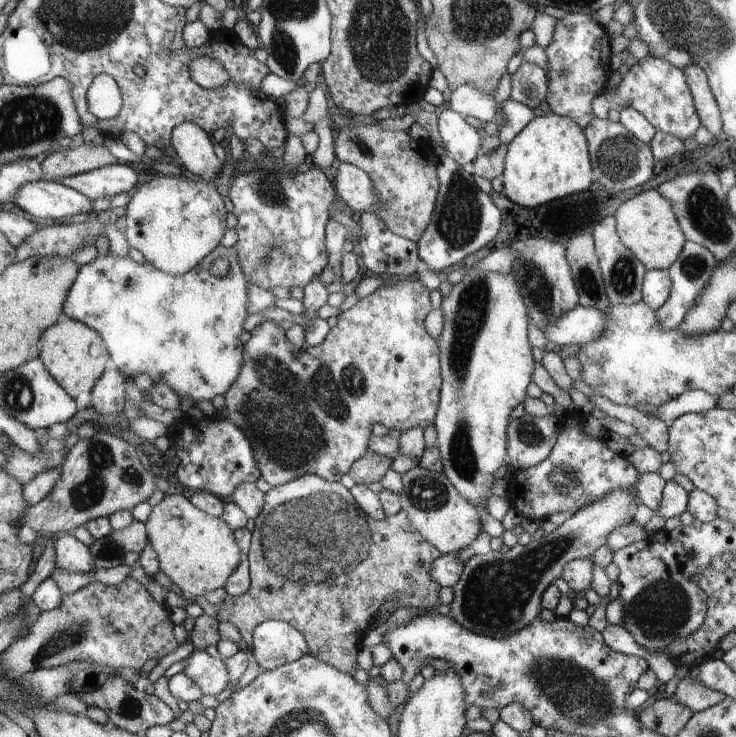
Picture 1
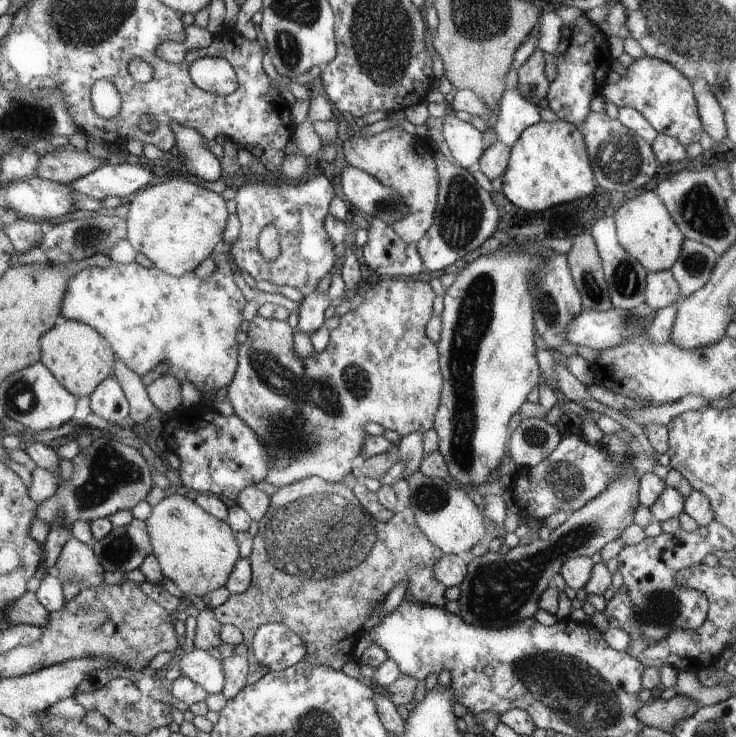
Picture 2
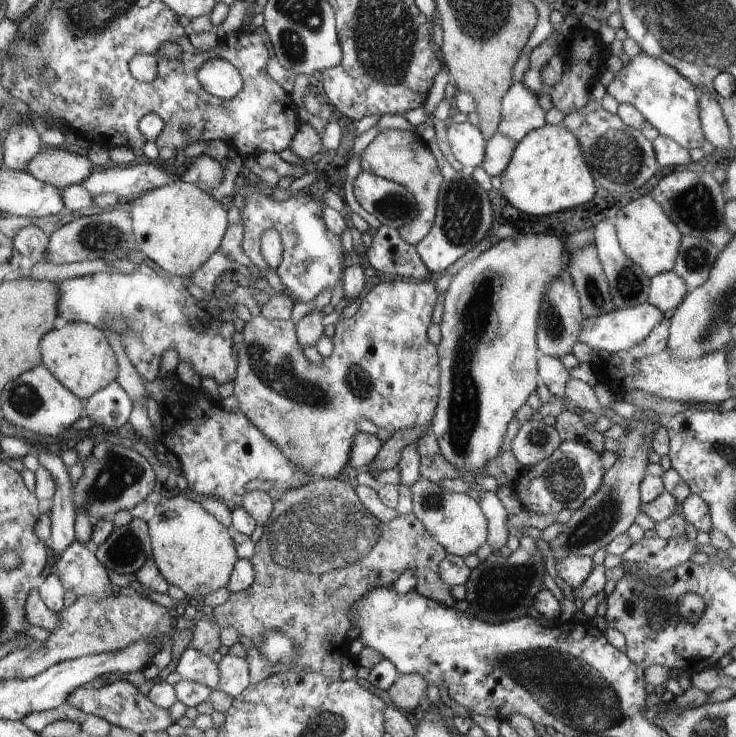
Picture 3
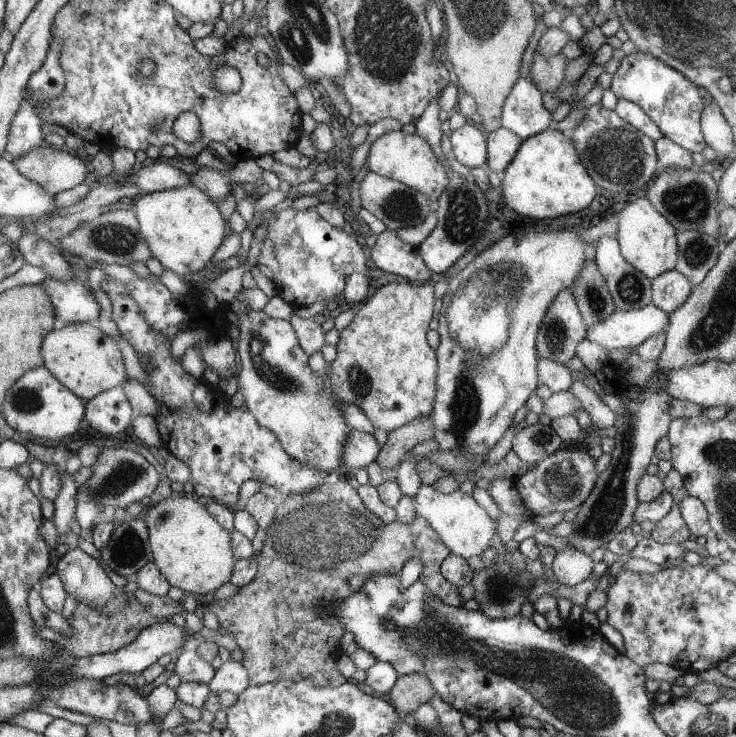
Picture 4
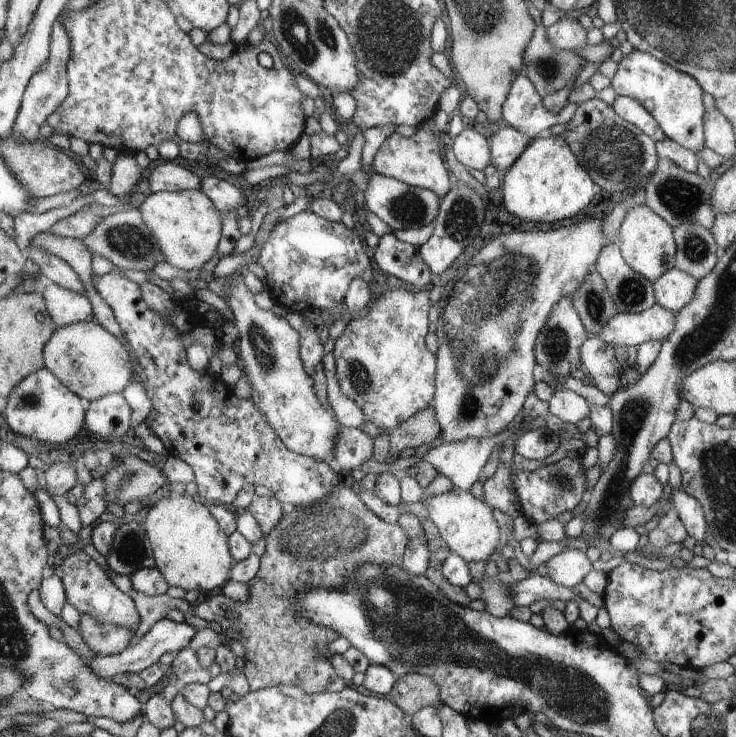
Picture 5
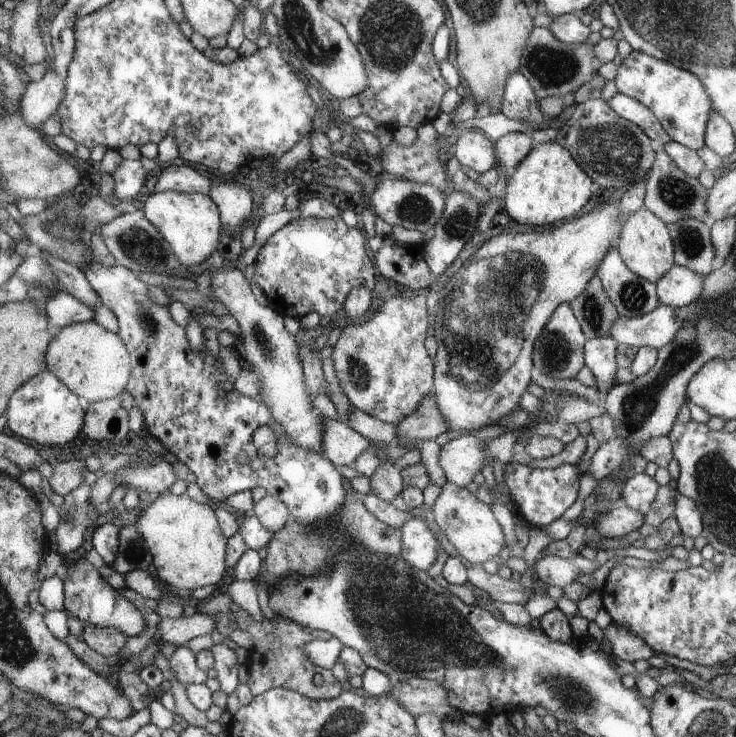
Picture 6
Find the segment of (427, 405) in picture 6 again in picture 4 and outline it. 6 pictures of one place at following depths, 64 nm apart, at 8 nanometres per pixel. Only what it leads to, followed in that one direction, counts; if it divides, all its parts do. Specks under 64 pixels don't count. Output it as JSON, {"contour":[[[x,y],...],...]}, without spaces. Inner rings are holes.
{"contour":[[[422,416],[412,423],[404,424],[388,433],[386,444],[380,447],[375,462],[380,468],[392,469],[398,466],[411,449],[426,440],[433,440],[434,422],[431,416]]]}

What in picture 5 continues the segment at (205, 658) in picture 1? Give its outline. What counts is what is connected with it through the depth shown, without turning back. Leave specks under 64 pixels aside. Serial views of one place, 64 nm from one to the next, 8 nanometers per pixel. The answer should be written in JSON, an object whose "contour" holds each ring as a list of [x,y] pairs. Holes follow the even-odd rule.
{"contour":[[[182,648],[182,650],[176,652],[170,666],[180,685],[192,683],[207,685],[212,678],[209,670],[200,664],[197,652],[190,648]]]}

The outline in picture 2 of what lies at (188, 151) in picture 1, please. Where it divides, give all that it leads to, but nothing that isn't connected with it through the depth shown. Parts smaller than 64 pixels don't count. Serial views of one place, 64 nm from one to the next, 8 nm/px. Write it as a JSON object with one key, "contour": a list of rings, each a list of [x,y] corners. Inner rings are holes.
{"contour":[[[177,126],[176,153],[184,158],[185,176],[195,176],[204,182],[216,182],[222,176],[220,161],[209,148],[206,148],[205,136],[194,128]]]}

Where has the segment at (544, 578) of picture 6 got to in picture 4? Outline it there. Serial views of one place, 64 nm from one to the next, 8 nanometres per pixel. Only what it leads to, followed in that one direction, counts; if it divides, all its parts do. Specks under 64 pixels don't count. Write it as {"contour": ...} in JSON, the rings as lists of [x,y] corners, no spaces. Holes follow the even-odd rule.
{"contour":[[[569,546],[557,551],[550,568],[556,576],[556,582],[573,587],[584,582],[592,574],[594,566],[590,555]]]}

